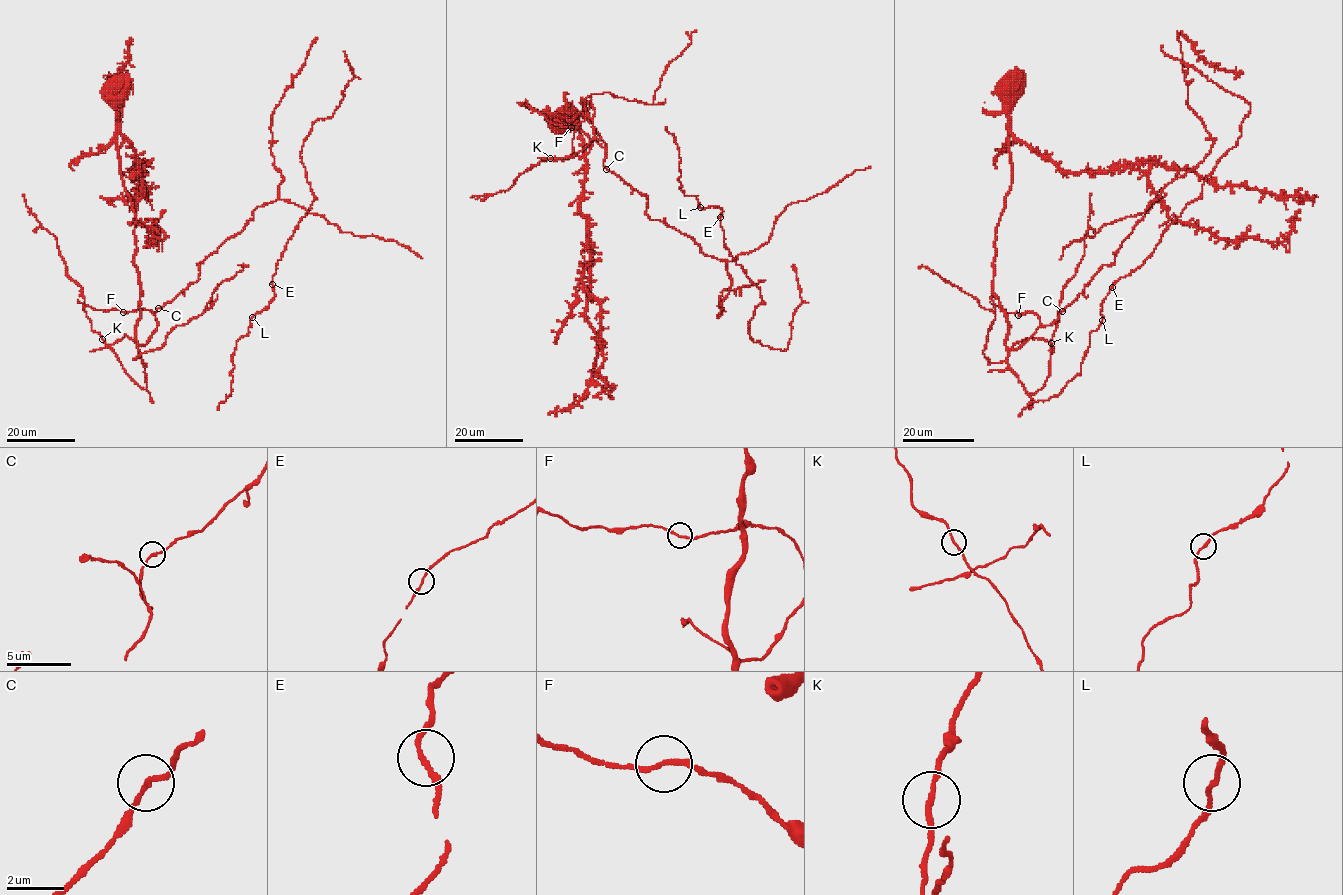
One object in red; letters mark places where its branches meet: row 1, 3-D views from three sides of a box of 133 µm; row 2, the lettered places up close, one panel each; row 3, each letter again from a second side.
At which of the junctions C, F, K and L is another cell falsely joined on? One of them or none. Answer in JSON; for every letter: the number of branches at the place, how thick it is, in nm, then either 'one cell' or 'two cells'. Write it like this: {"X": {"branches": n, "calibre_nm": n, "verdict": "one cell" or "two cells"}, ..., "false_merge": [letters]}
{"C": {"branches": 2, "calibre_nm": 170, "verdict": "one cell"}, "F": {"branches": 2, "calibre_nm": 190, "verdict": "one cell"}, "K": {"branches": 2, "calibre_nm": 170, "verdict": "one cell"}, "L": {"branches": 2, "calibre_nm": 170, "verdict": "one cell"}, "false_merge": []}

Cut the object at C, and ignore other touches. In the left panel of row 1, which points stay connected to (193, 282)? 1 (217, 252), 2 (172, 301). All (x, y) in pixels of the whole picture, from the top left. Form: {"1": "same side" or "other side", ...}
{"1": "same side", "2": "same side"}

